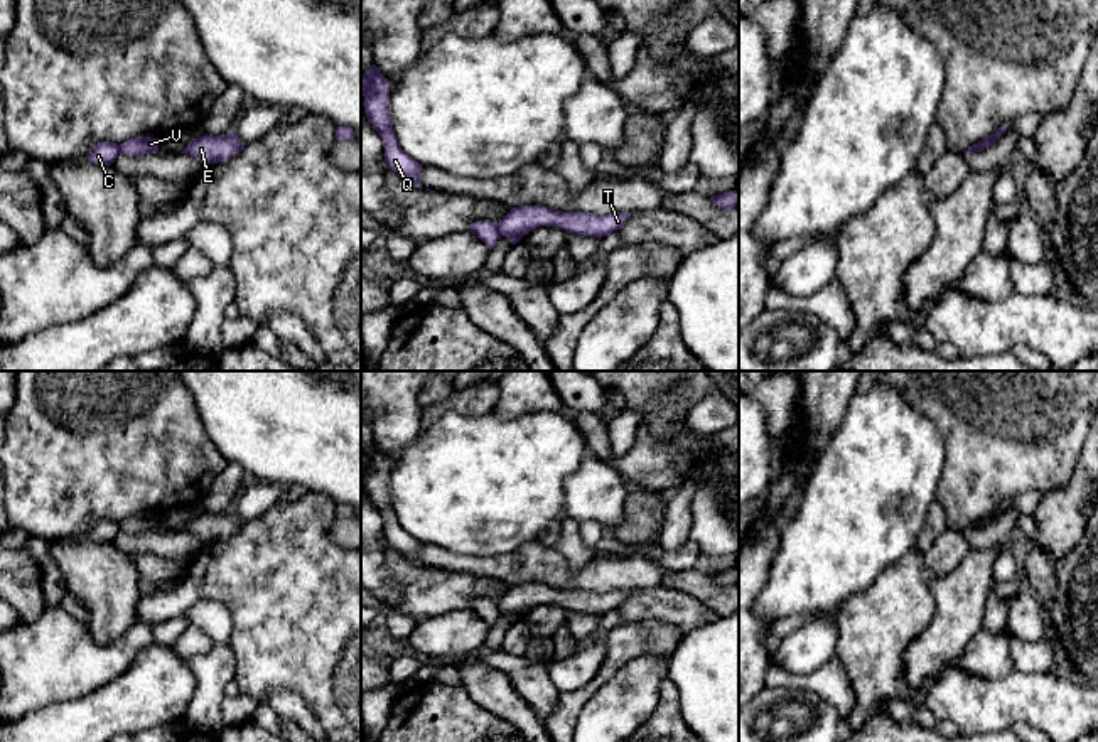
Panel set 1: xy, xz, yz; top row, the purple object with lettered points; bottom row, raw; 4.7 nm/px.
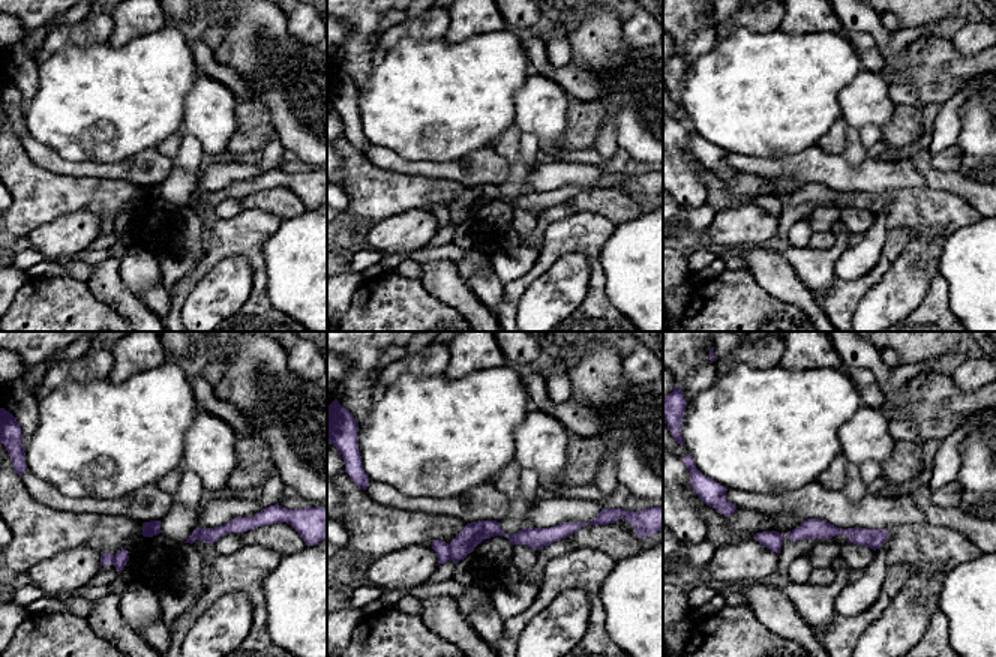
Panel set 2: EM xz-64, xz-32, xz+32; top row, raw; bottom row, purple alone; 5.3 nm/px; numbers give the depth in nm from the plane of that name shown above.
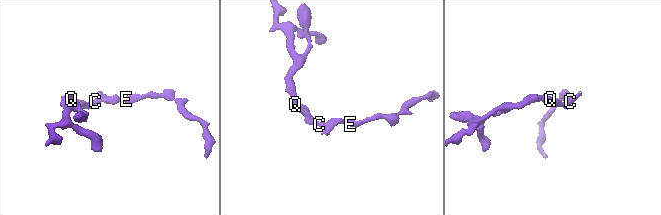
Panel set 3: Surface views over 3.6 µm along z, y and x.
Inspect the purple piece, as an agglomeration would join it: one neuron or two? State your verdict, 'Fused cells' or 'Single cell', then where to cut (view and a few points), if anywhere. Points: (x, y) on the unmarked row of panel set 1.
Fused cells. Split along xz (495, 602), (501, 612)

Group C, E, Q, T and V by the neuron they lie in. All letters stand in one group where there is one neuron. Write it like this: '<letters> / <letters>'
C Q / E T V

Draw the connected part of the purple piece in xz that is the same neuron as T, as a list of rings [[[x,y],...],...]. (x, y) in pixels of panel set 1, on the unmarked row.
[[[548,583],[513,585],[496,604],[501,614],[509,616],[514,622],[540,604],[558,604],[567,610],[602,616],[624,604],[632,590],[612,590],[595,594],[587,590],[562,590]]]

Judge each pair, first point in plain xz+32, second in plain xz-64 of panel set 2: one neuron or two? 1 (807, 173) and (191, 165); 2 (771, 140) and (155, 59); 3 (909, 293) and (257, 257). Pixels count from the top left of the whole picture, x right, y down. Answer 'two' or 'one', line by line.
1: two
2: one
3: two

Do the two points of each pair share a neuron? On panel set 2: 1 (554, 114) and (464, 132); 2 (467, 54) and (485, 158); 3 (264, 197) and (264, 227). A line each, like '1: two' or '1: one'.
1: one
2: two
3: two

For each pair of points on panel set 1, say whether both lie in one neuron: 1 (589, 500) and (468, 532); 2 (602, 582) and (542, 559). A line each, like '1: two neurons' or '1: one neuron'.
1: one neuron
2: one neuron

